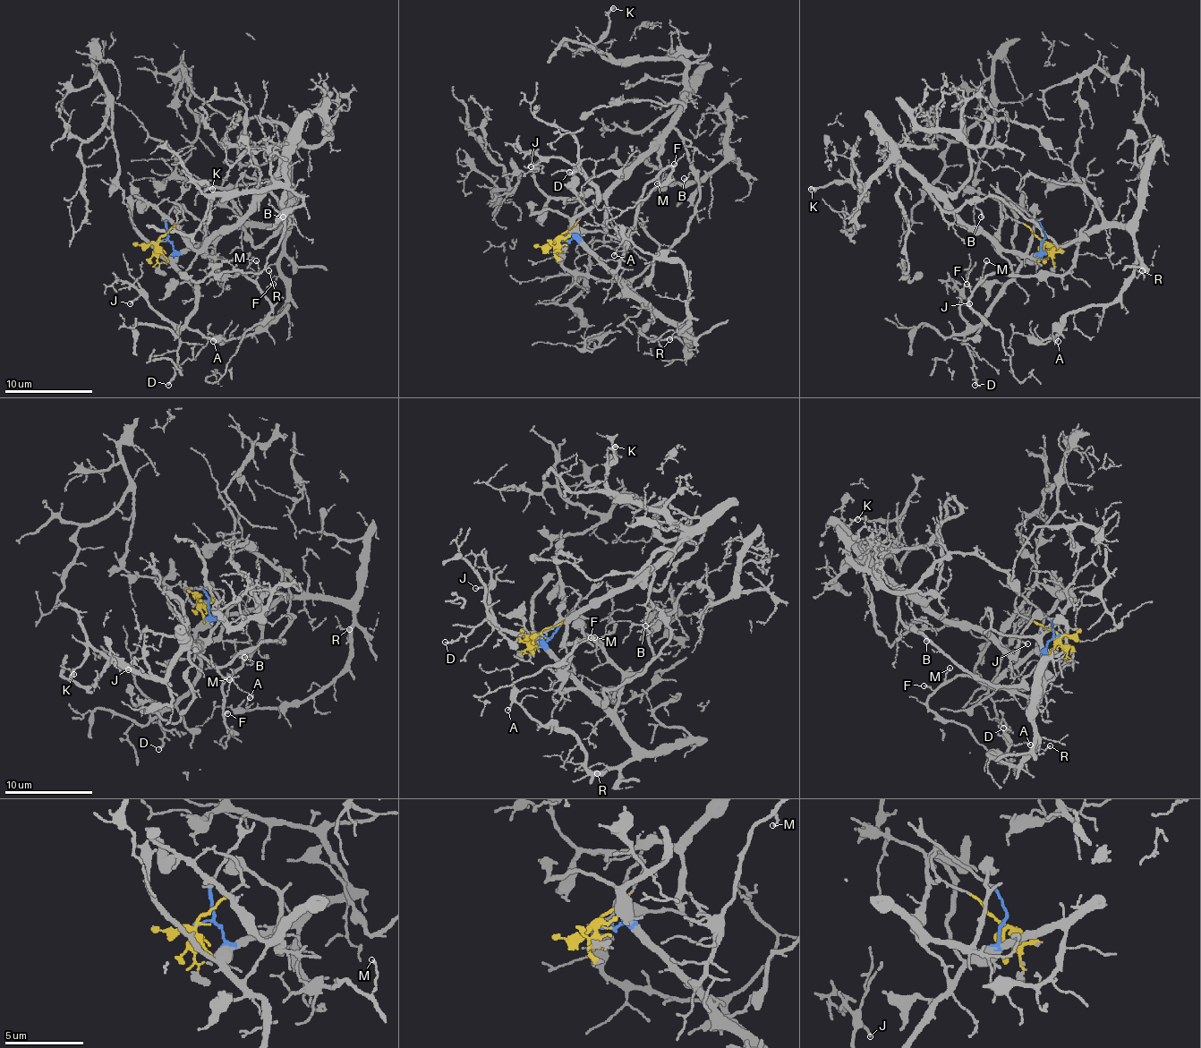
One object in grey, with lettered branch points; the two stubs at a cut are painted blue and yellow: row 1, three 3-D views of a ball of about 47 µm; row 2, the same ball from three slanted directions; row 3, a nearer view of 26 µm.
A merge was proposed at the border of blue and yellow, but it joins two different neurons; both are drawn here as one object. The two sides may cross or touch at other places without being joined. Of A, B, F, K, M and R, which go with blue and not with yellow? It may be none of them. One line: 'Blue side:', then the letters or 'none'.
Blue side: A, F, M, R

